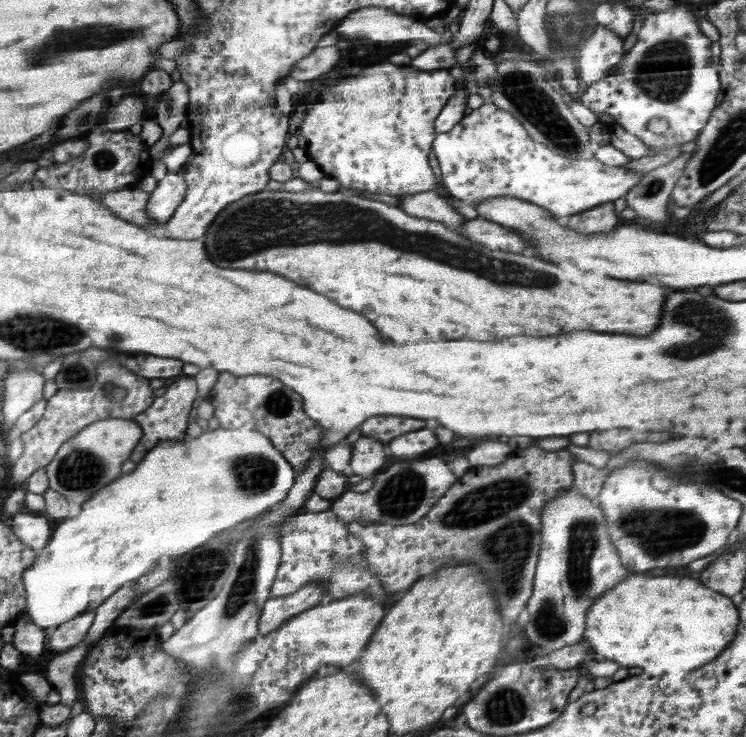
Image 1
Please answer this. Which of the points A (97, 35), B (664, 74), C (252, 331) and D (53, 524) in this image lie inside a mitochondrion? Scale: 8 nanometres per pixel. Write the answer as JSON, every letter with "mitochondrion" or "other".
{"A":"mitochondrion","B":"mitochondrion","C":"other","D":"other"}

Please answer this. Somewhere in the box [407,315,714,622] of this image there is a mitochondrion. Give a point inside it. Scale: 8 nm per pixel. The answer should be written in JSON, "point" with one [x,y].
{"point":[492,513]}

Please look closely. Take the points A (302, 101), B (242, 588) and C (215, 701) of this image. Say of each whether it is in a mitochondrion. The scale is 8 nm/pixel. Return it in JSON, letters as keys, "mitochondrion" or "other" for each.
{"A":"other","B":"mitochondrion","C":"mitochondrion"}

